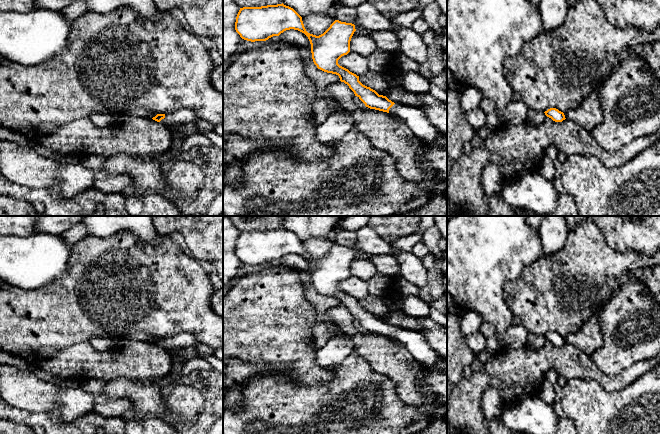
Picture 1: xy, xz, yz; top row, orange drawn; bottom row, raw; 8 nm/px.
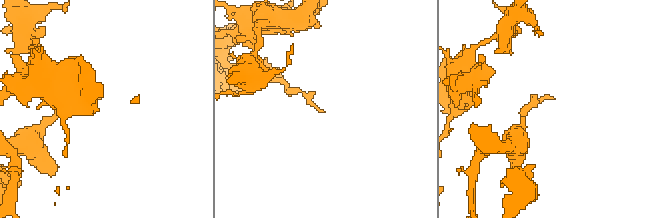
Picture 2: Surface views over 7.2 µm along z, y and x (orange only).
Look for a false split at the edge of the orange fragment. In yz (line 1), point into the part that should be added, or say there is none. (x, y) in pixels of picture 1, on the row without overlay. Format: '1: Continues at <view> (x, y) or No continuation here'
1: No continuation here

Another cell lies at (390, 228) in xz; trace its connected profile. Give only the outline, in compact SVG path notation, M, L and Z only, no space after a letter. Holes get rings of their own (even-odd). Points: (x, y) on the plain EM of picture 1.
M370 216L367 226L386 242L394 242L419 230L421 216Z

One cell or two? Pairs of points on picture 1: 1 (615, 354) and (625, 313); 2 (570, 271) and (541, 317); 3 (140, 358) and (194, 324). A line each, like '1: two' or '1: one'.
1: one
2: one
3: two

